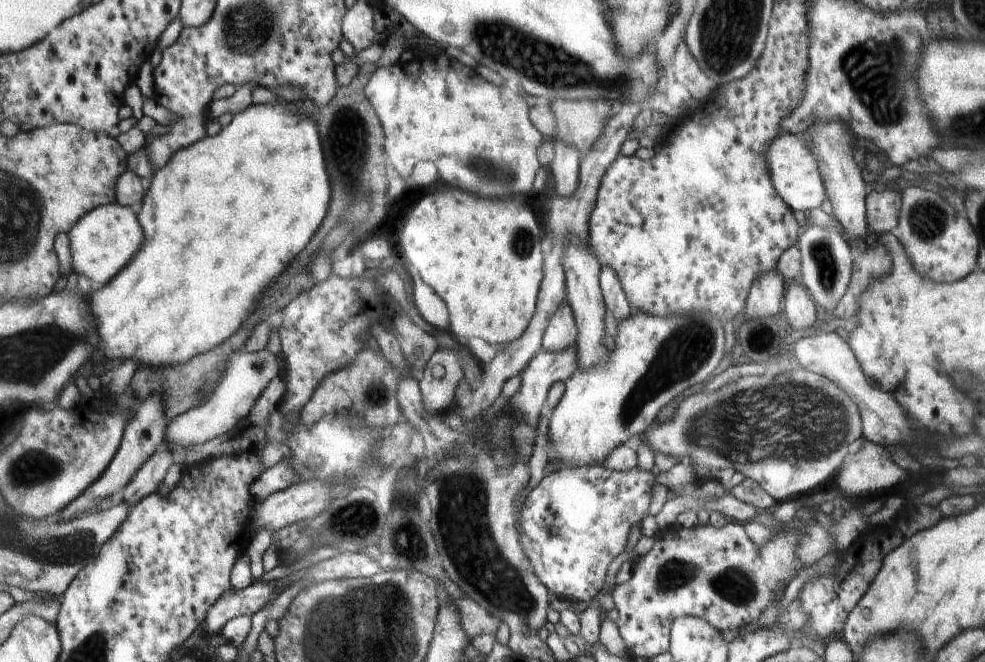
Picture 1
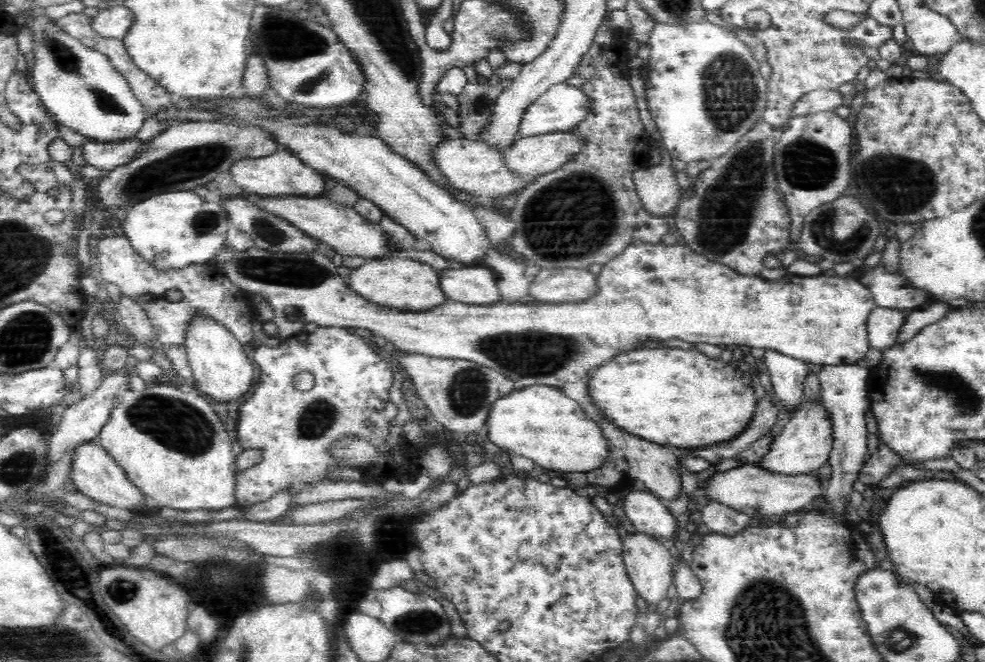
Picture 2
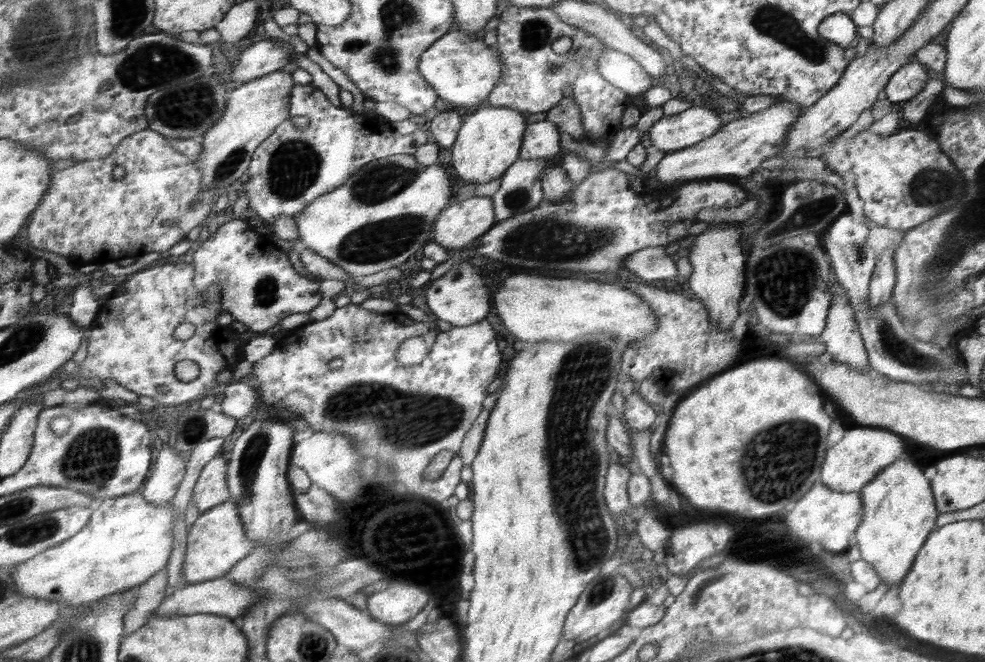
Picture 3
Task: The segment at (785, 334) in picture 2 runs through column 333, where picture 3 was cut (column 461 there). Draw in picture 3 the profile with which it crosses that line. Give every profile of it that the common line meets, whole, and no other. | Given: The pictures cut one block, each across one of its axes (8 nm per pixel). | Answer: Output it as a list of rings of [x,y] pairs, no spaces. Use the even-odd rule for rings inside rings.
[[[466,260],[454,265],[444,275],[432,281],[426,293],[427,305],[432,310],[432,314],[440,320],[459,327],[473,325],[480,320],[484,321],[486,314],[490,312],[490,290],[492,290],[486,284],[484,273],[482,268],[474,266]]]

